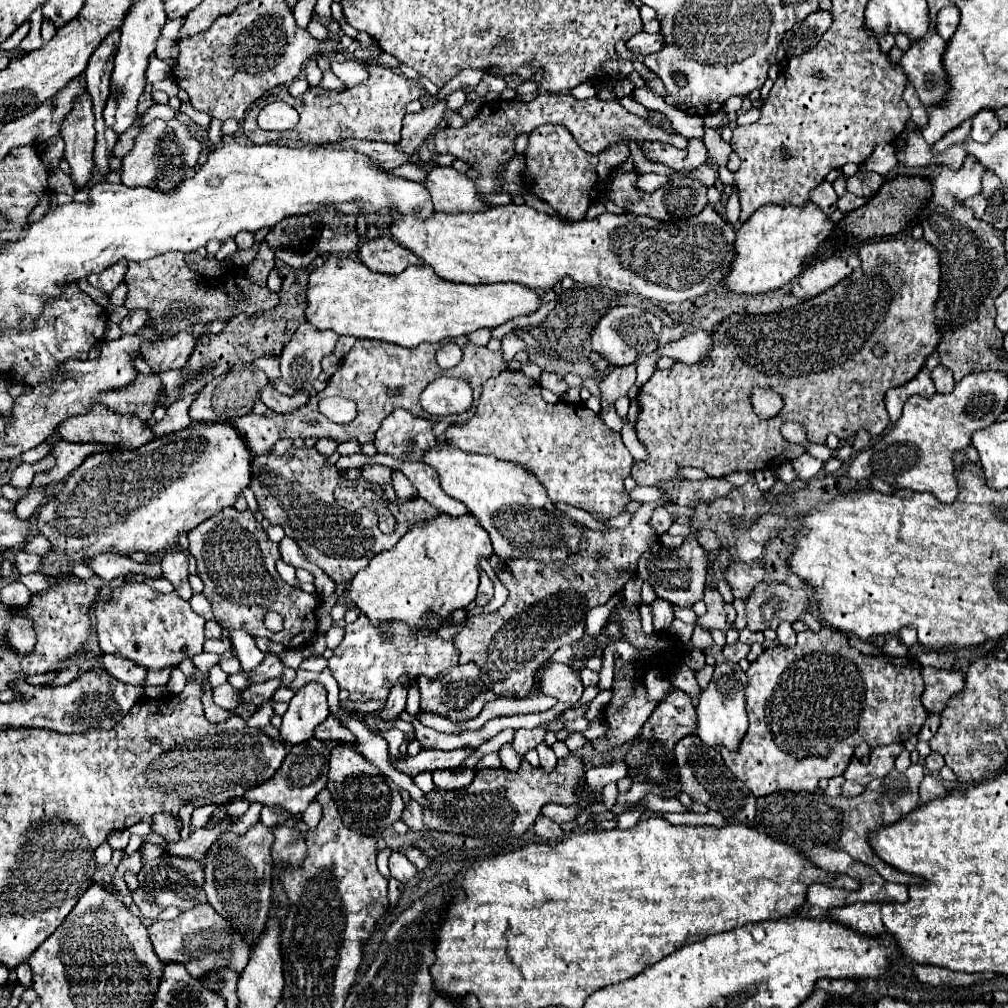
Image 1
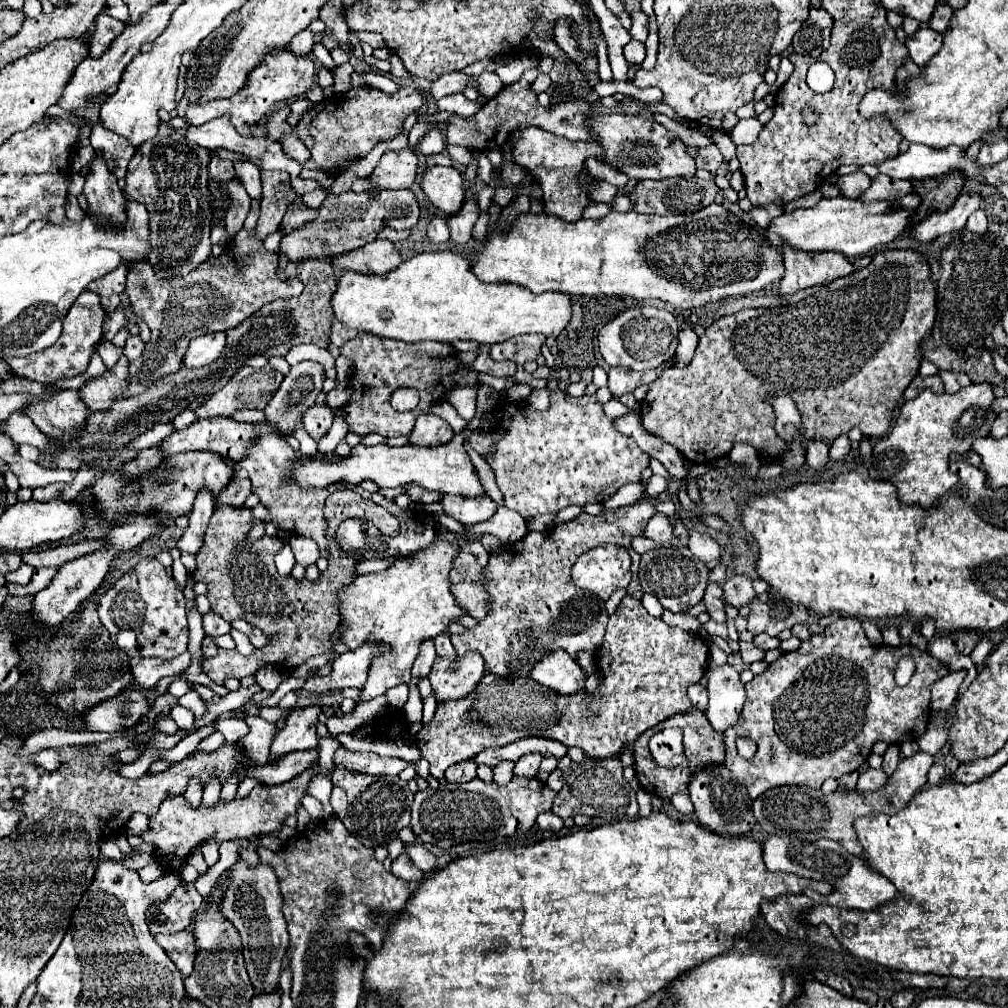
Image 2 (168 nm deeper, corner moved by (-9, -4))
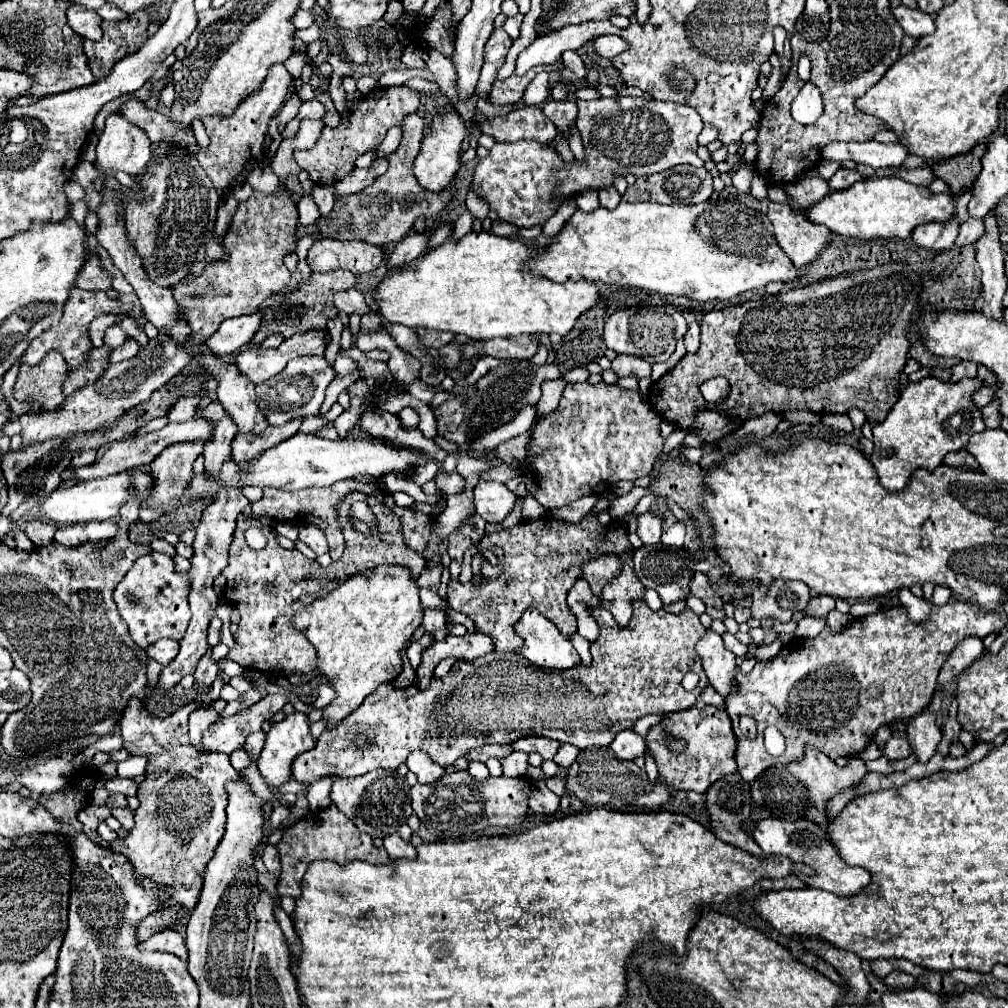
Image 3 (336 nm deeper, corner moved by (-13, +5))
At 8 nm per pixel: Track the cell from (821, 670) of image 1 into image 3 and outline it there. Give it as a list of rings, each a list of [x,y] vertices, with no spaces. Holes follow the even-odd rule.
[[[949,598],[947,604],[931,608],[931,614],[925,622],[911,622],[907,616],[905,606],[893,606],[893,608],[881,608],[875,614],[863,616],[853,620],[849,628],[845,628],[841,634],[833,634],[827,626],[821,634],[815,638],[793,638],[789,640],[781,652],[767,662],[757,662],[755,668],[749,674],[737,674],[737,692],[729,694],[725,700],[725,710],[731,714],[733,730],[737,736],[737,766],[739,774],[745,778],[745,782],[751,782],[757,778],[767,766],[779,764],[779,762],[791,762],[797,758],[803,758],[803,746],[811,744],[819,750],[823,750],[829,758],[851,758],[859,756],[861,750],[873,742],[875,730],[881,724],[893,724],[893,722],[907,722],[911,716],[923,712],[933,698],[937,676],[951,654],[951,650],[967,636],[979,636],[985,638],[991,632],[1003,630],[1007,624],[1007,616],[1001,610],[987,612],[979,610],[977,606],[971,606],[969,602],[963,602],[961,598]],[[751,716],[757,722],[757,738],[749,740],[739,730],[739,718]],[[767,726],[777,726],[779,732],[785,736],[785,752],[775,758],[767,754],[763,746],[763,730]]]

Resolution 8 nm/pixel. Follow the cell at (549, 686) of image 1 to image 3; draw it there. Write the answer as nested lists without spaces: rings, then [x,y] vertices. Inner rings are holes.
[[[535,608],[523,612],[515,624],[515,634],[523,638],[521,654],[535,666],[567,670],[581,662],[569,638]]]

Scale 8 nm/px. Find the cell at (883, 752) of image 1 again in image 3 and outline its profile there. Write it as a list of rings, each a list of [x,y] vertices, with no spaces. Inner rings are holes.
[[[891,738],[885,746],[883,746],[883,756],[889,760],[899,760],[899,758],[907,758],[911,754],[911,746],[907,738]]]

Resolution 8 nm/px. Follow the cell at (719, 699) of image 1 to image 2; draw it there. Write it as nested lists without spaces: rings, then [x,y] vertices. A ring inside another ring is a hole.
[[[731,665],[711,667],[707,671],[709,677],[709,707],[707,719],[715,731],[725,733],[729,727],[737,725],[741,719],[741,711],[745,705],[745,685],[739,679],[739,673]]]

